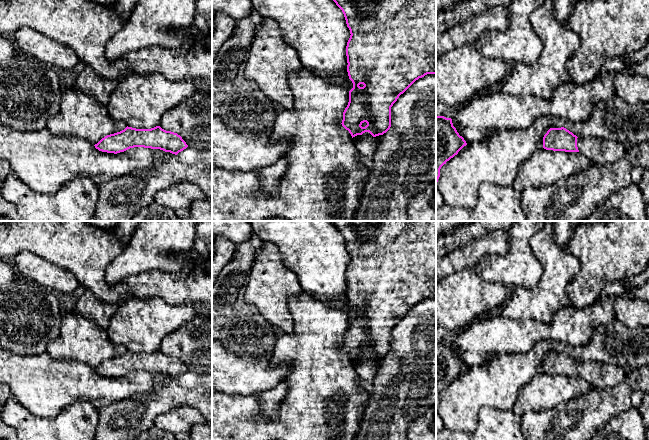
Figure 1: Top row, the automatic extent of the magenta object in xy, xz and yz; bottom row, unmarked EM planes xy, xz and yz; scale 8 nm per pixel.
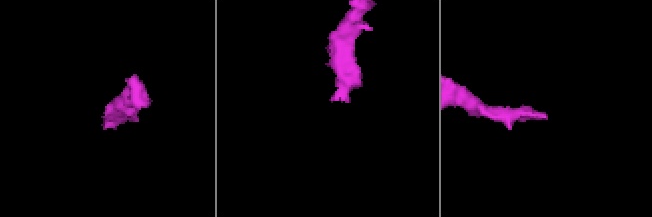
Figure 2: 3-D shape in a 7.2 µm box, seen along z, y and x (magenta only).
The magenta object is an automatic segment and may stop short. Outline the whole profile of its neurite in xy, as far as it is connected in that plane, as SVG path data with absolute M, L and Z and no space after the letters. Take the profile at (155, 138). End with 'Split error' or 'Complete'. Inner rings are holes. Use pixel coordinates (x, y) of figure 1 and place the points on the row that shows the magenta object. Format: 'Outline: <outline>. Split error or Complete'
Outline: M160 126L151 129L126 127L124 130L102 138L94 145L96 149L107 153L120 153L134 147L160 149L177 155L188 147L177 133L166 131Z. Complete

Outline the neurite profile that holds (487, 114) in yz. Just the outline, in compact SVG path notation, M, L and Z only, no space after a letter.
M607 74L584 84L576 84L572 81L560 84L554 90L551 99L533 95L485 92L474 97L464 106L458 107L457 113L451 119L459 135L469 145L486 142L493 135L506 130L525 130L540 117L556 117L563 121L583 122L589 118L597 102L609 99L614 93L613 80Z

